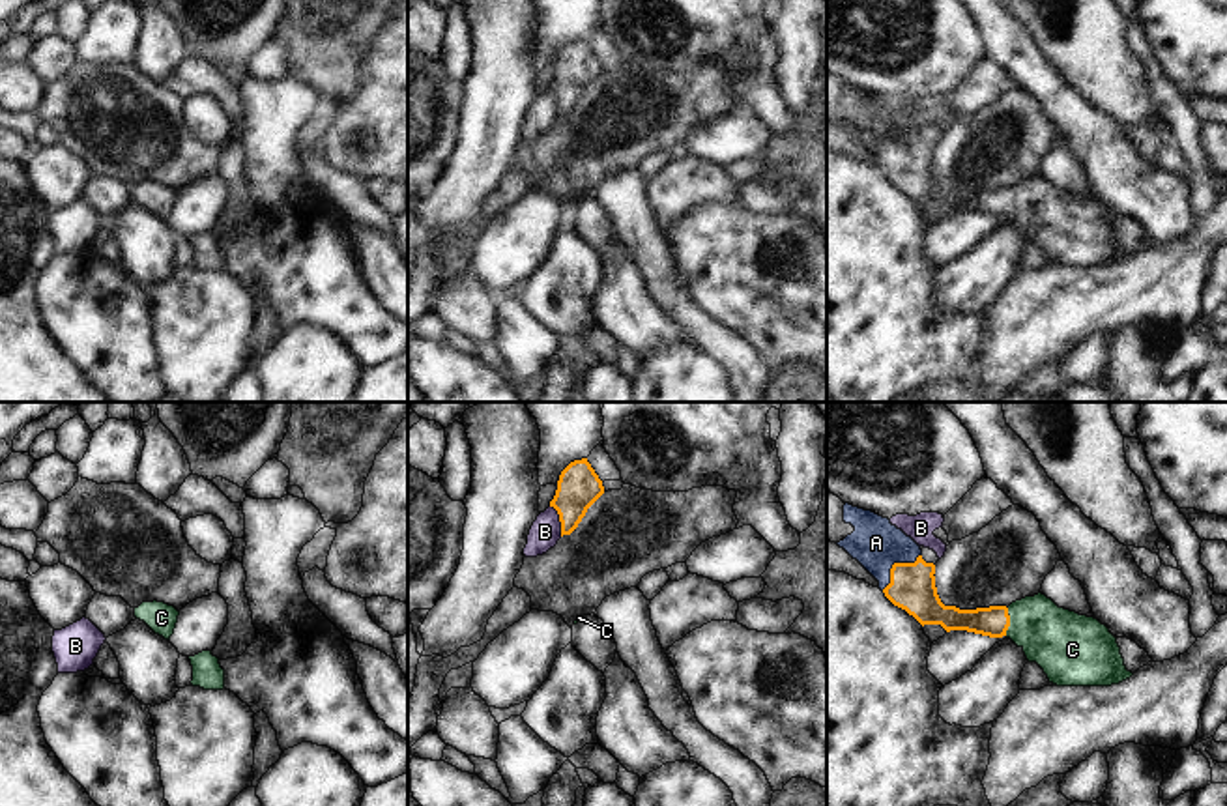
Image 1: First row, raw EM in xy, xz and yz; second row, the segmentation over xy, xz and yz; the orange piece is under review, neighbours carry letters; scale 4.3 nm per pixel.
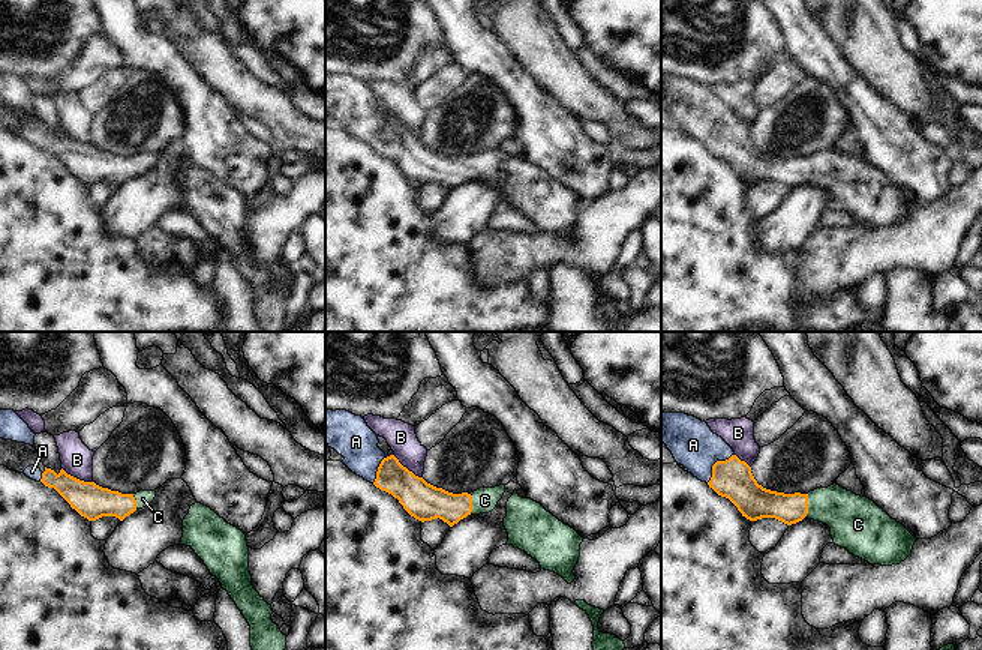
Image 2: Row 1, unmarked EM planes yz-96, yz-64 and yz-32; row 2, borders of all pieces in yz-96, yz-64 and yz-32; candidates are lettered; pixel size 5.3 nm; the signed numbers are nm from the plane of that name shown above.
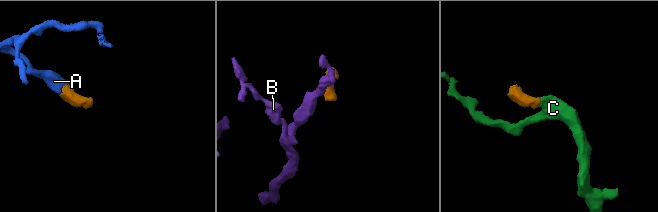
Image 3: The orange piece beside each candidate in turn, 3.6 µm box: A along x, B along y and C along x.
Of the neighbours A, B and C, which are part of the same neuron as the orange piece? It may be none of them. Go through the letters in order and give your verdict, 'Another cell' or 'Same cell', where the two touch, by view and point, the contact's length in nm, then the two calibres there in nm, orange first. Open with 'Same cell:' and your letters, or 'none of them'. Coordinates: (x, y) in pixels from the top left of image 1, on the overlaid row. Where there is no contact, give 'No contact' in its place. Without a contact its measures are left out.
Same cell: A, C
A: Same cell. Touches orange at yz (894, 563). Shared border 240 nm. Thickness 200 nm (orange) against 220 nm
B: Another cell. Touches orange at xz (560, 520). Shared border 140 nm. Thickness 190 nm (orange) against 130 nm
C: Same cell. Touches orange at yz (1009, 621). Shared border 120 nm. Thickness 140 nm (orange) against 280 nm

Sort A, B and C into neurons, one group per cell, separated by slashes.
A C / B

